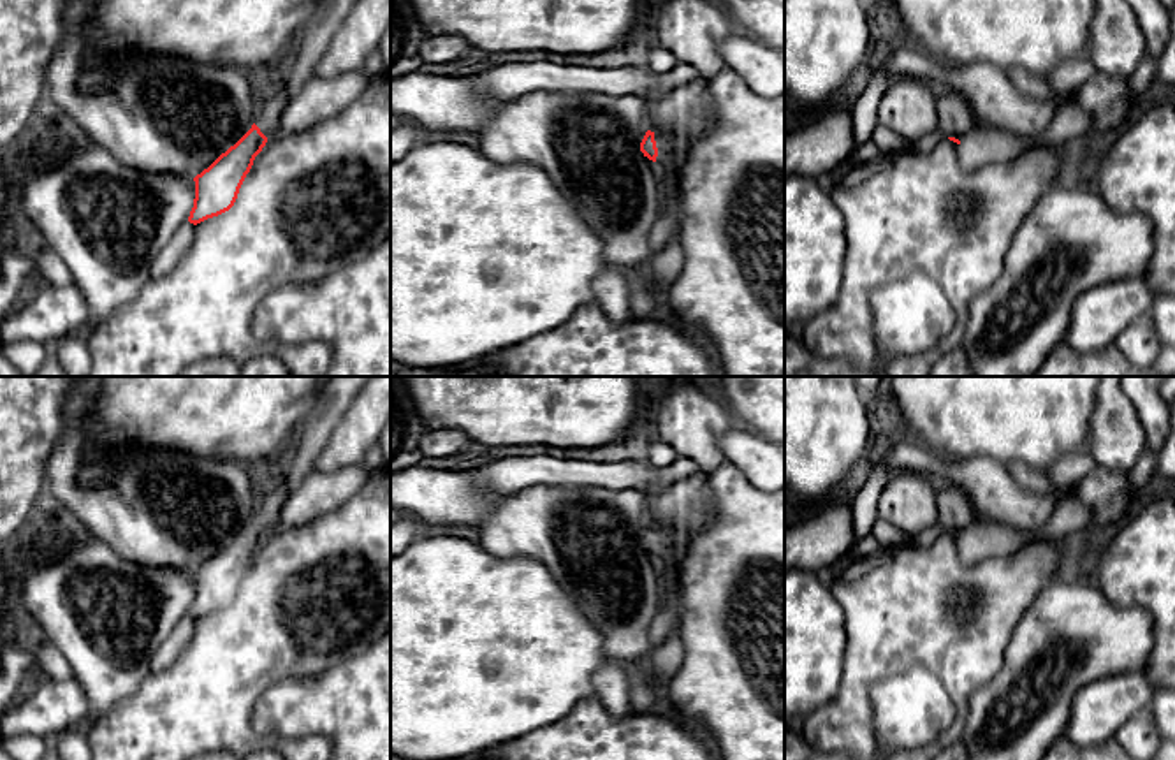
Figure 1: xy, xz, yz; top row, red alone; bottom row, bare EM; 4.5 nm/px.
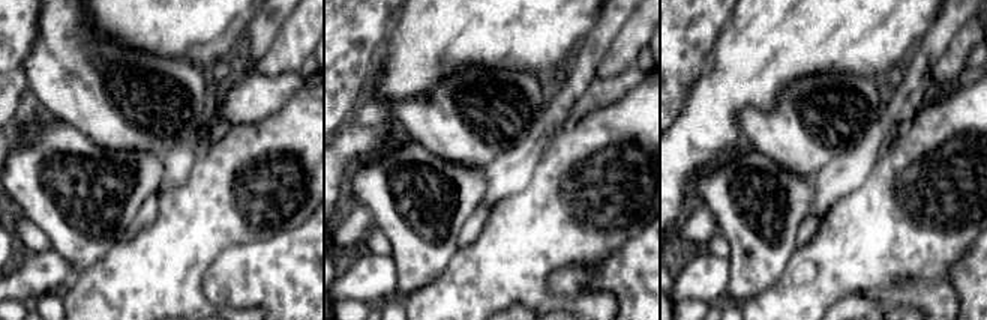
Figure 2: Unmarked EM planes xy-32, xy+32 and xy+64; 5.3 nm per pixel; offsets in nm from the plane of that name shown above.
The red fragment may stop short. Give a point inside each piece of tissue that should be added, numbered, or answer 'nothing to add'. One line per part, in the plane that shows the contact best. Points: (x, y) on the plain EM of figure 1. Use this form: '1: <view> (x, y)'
1: xz (671, 551)

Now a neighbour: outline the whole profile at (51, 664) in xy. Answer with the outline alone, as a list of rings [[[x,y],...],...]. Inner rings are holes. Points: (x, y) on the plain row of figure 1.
[[[44,642],[37,651],[37,676],[53,681],[67,681],[74,677],[67,658],[49,642]]]

